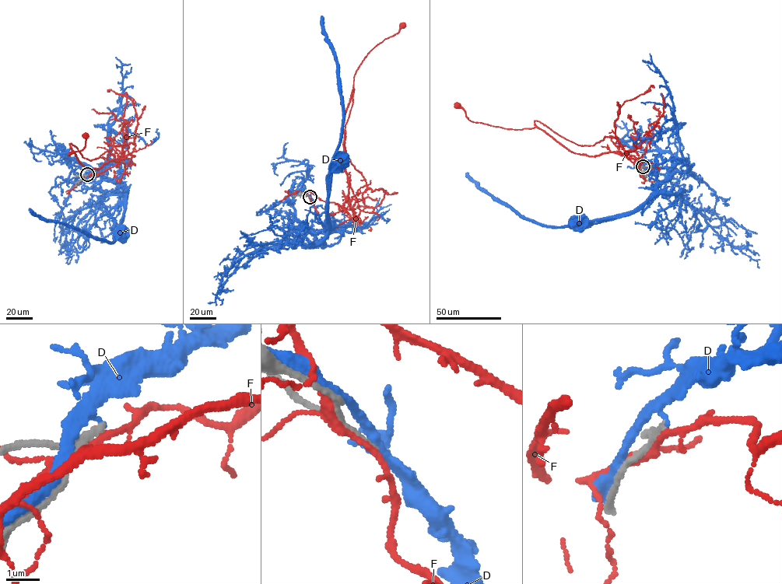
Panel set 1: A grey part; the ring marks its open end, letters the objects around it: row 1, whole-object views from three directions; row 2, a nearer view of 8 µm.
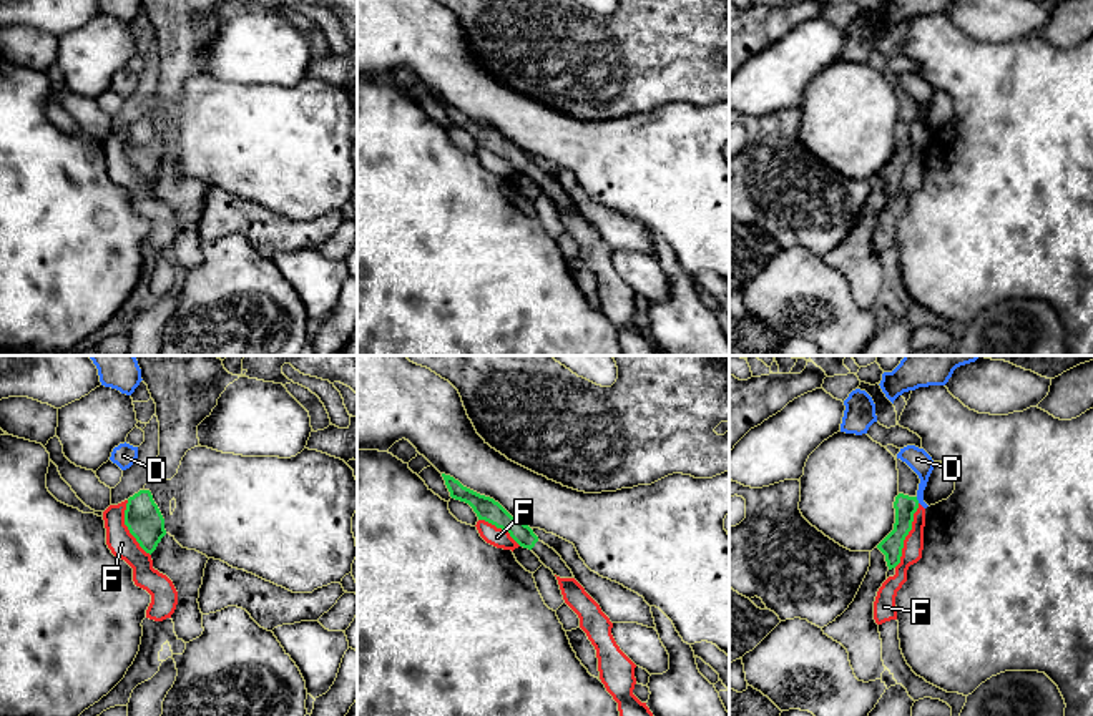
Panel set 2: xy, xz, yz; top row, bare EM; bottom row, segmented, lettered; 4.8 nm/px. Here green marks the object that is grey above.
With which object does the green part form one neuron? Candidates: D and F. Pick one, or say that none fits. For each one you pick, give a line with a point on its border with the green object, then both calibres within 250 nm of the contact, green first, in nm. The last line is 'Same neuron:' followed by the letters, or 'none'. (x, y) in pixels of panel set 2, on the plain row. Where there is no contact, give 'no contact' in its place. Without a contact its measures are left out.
Same neuron: none

